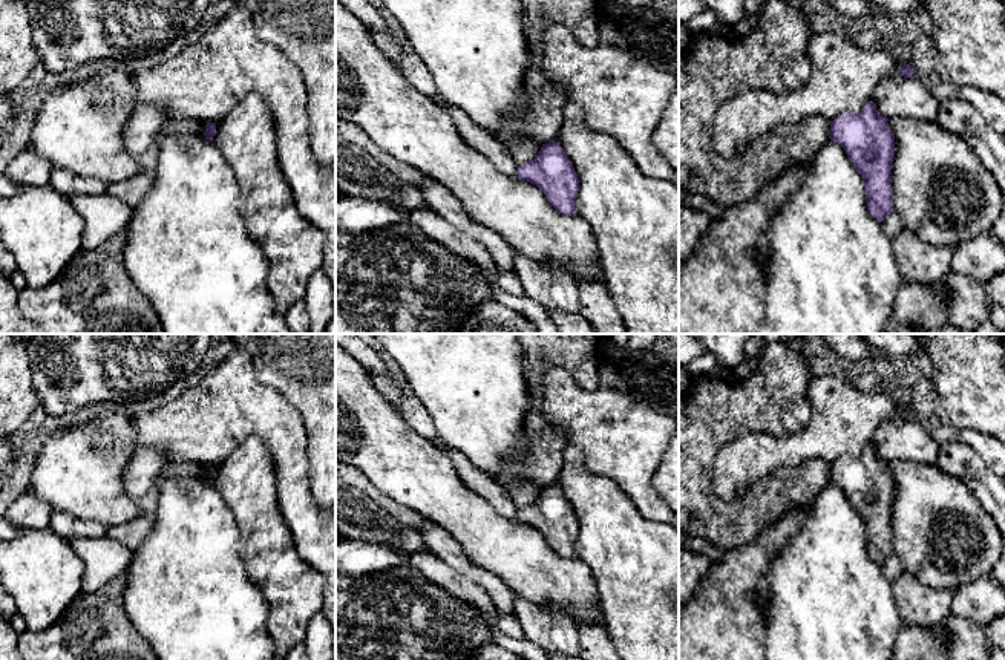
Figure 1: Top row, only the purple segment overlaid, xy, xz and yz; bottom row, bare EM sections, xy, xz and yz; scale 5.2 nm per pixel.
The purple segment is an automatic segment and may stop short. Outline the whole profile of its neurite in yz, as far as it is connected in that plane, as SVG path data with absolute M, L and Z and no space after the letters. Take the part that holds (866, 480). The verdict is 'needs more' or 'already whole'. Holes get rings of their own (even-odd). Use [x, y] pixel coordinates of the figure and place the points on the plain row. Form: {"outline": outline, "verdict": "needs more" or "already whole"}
{"outline": "M869 444L859 456L843 455L830 466L830 482L838 485L861 518L867 553L879 567L893 556L892 507L895 479L889 461Z", "verdict": "already whole"}

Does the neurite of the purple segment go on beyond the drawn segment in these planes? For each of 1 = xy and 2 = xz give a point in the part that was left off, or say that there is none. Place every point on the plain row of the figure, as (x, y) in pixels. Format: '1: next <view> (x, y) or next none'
1: next none
2: next none

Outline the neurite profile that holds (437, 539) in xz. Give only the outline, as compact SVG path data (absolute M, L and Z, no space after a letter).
M420 525L415 528L421 533L429 551L484 588L498 616L515 614L516 594L498 576L475 565L463 551L461 545L444 528L438 525Z

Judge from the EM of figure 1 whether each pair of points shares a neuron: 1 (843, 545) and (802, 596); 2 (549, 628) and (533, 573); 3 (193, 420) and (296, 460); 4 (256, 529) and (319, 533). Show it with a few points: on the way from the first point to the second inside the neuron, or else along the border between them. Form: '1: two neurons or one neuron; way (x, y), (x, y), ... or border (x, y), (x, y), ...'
1: one neuron; way (831, 558), (824, 573), (814, 584)
2: two neurons; border (517, 594), (540, 604), (555, 605), (575, 622)
3: one neuron; way (219, 420), (256, 420), (270, 434)
4: two neurons; border (278, 498), (294, 548), (308, 564)

